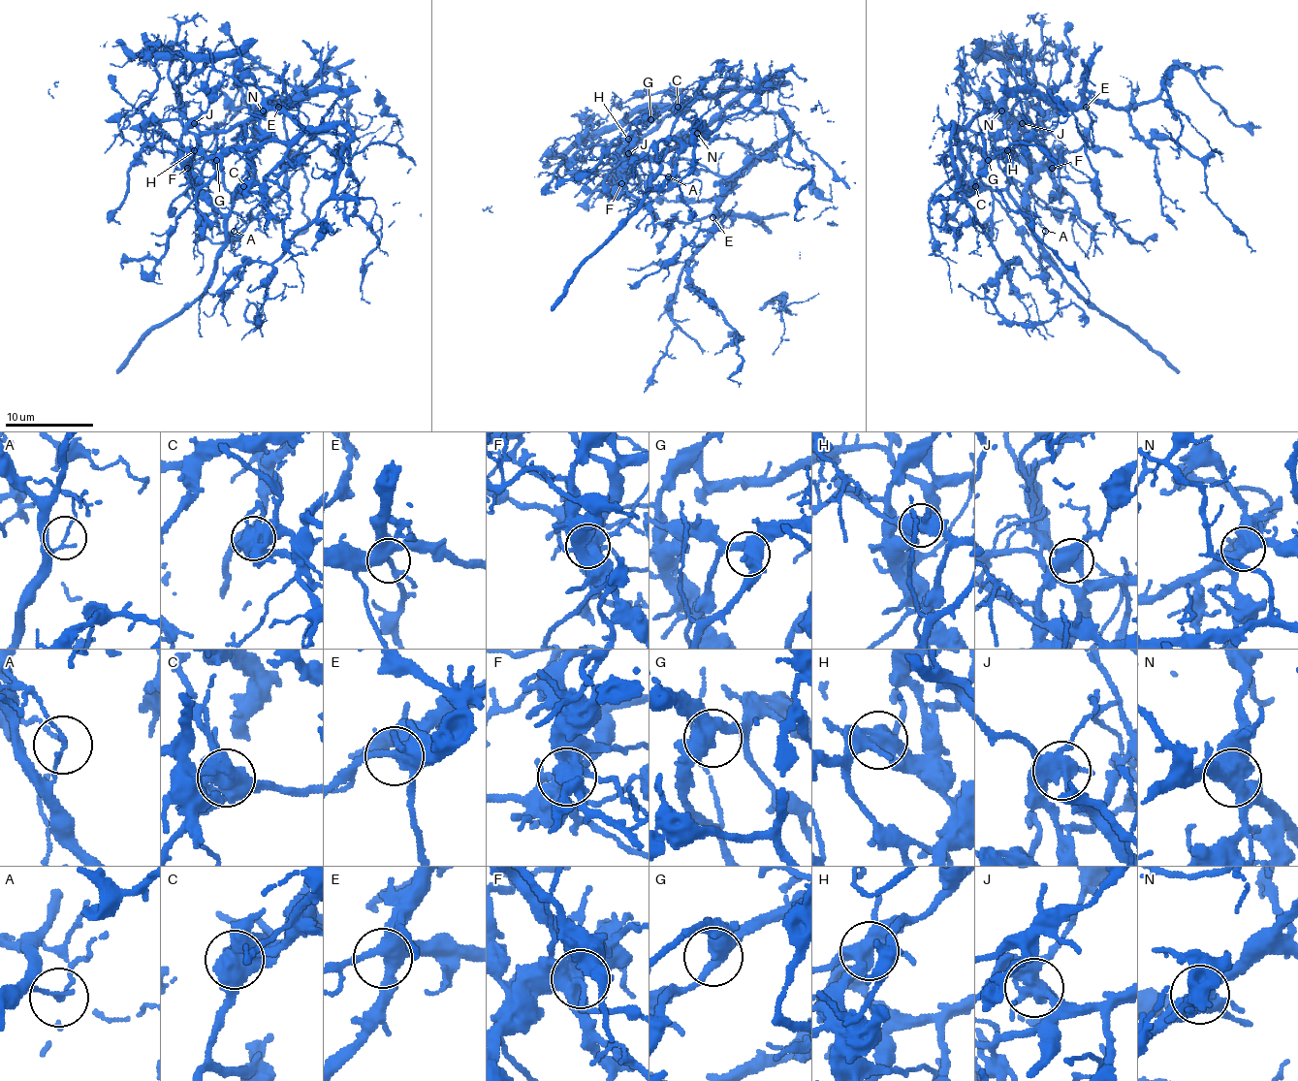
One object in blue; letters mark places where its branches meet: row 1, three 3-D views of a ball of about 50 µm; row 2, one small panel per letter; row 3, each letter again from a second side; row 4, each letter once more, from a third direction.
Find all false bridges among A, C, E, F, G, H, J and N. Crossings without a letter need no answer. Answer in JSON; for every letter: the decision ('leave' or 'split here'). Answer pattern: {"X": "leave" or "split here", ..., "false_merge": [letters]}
{"A": "split here", "C": "split here", "E": "leave", "F": "split here", "G": "leave", "H": "split here", "J": "split here", "N": "split here", "false_merge": ["A", "C", "F", "H", "J", "N"]}

